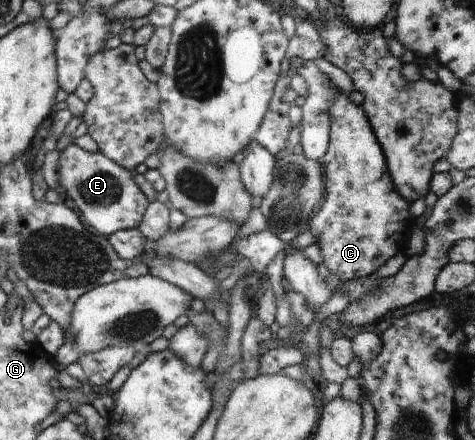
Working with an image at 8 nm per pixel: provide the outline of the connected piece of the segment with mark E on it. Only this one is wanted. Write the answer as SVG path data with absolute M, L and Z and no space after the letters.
M68 141L63 147L58 160L58 182L80 210L83 223L106 238L118 231L140 228L149 201L134 181L134 171L108 160L102 152L86 152L77 142Z

